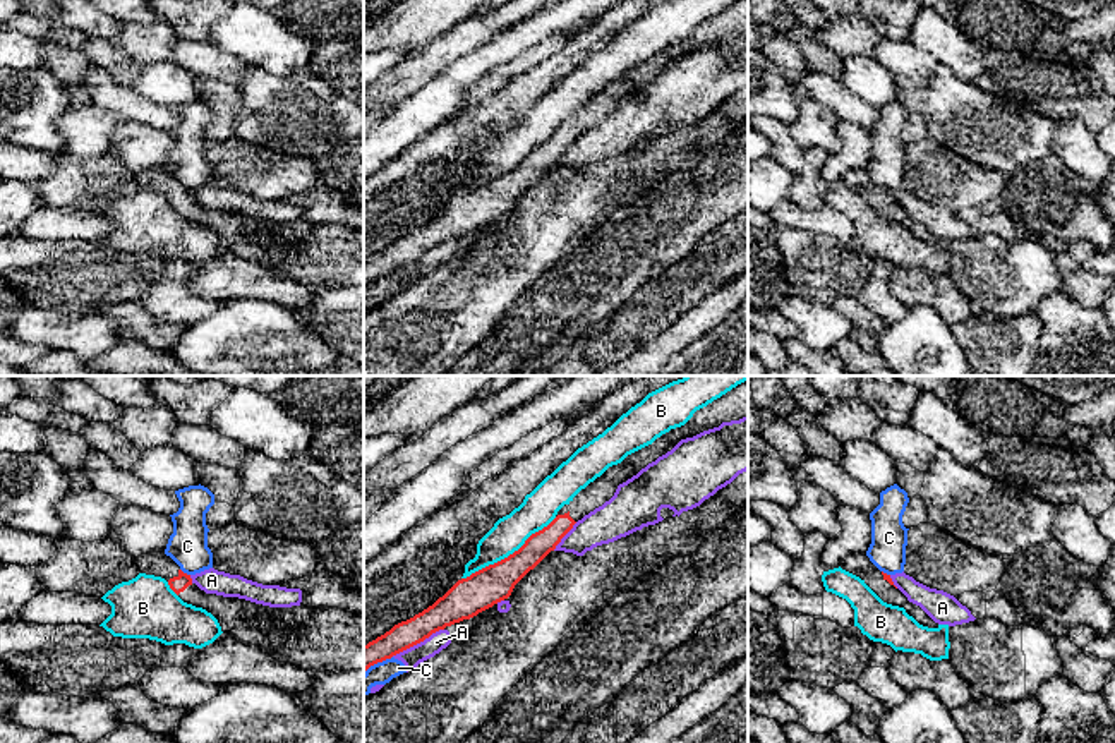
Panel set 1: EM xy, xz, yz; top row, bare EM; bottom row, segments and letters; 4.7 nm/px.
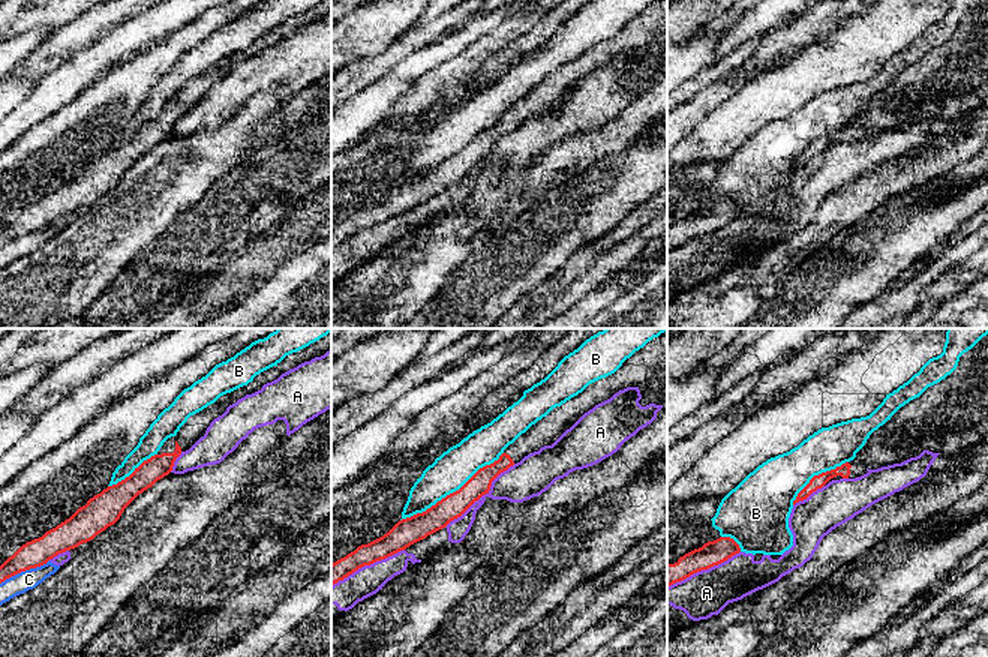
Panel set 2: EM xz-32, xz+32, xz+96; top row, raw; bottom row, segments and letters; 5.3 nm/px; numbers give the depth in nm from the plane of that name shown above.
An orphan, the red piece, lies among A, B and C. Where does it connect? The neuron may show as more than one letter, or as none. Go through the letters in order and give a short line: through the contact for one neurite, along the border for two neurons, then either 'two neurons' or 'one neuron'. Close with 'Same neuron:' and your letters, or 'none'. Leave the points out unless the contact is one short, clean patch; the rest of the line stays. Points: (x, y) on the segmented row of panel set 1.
A: two neurons
B: two neurons
C: two neurons
Same neuron: none

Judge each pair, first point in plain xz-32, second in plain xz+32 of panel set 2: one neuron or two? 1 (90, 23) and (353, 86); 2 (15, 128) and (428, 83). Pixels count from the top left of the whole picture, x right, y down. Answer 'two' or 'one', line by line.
1: one
2: two

